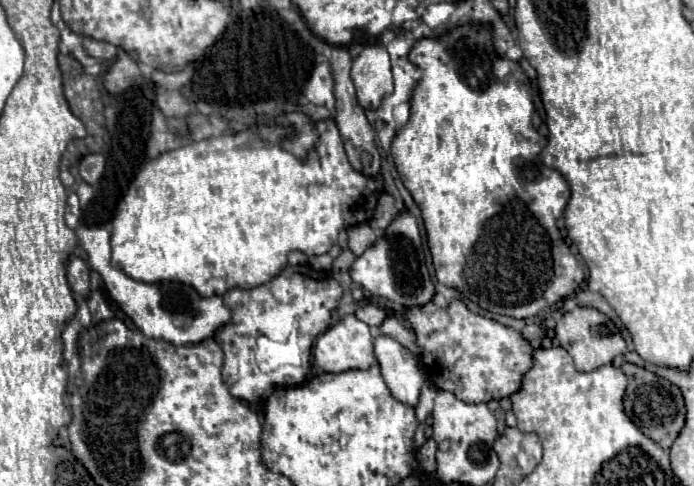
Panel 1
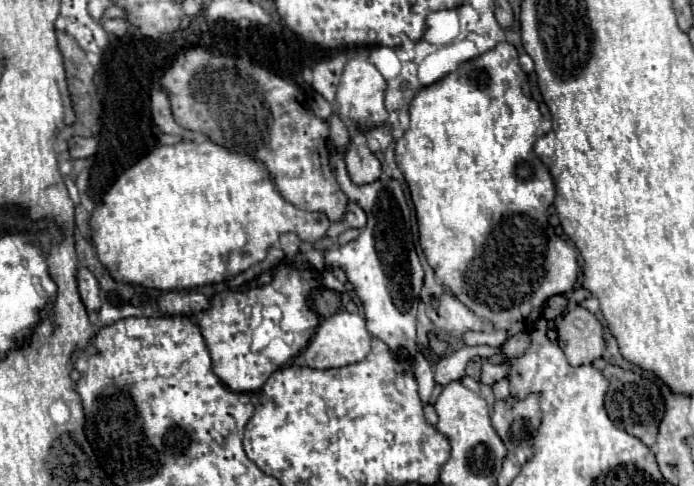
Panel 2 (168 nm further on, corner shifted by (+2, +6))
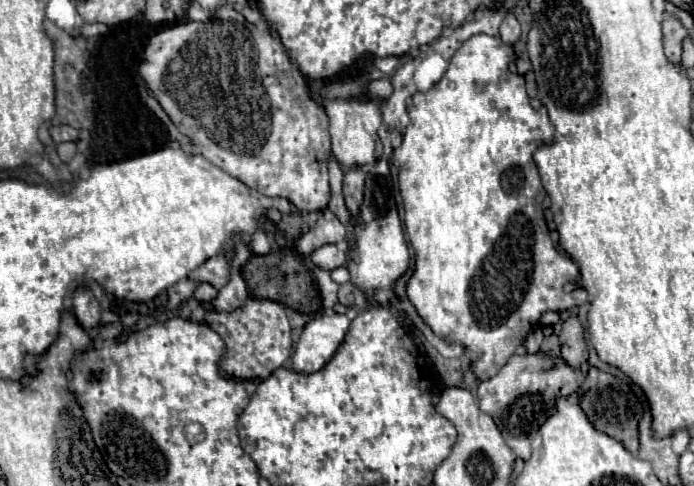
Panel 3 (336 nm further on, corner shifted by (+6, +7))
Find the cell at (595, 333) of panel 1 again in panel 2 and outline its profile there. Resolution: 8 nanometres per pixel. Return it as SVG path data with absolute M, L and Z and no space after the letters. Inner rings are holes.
M576 306L564 314L562 324L558 326L558 344L570 366L592 364L604 352L602 326L588 310Z

